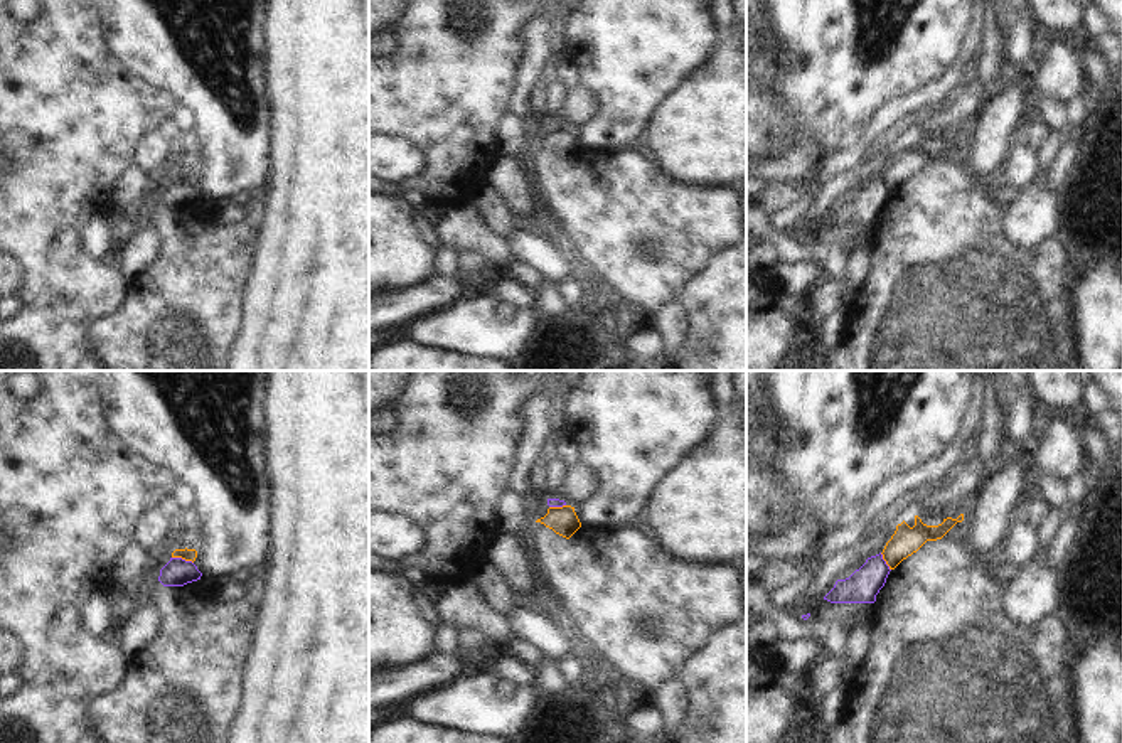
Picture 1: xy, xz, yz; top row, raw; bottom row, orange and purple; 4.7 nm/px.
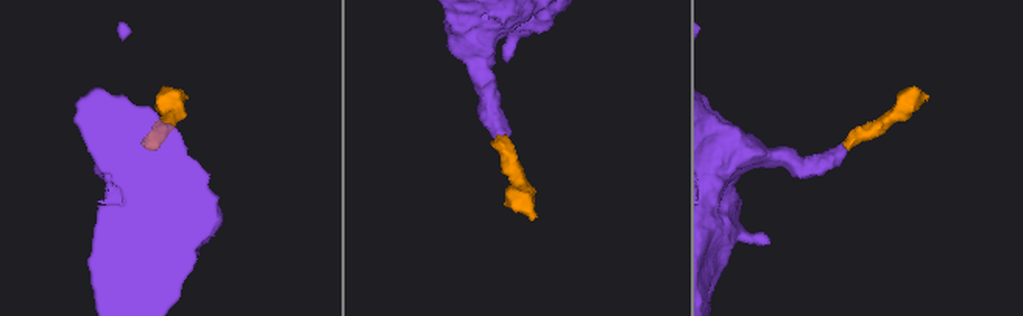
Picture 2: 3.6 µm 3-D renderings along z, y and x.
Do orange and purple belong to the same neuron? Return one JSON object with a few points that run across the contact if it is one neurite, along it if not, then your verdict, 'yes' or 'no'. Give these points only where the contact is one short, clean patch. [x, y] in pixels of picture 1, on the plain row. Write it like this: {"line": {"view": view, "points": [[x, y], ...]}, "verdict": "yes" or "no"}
{"line": {"view": "xy", "points": [[172, 179], [181, 179], [192, 186]]}, "verdict": "no"}

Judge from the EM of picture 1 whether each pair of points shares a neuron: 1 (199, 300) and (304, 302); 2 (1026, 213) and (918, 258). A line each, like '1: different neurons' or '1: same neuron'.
1: different neurons
2: different neurons

